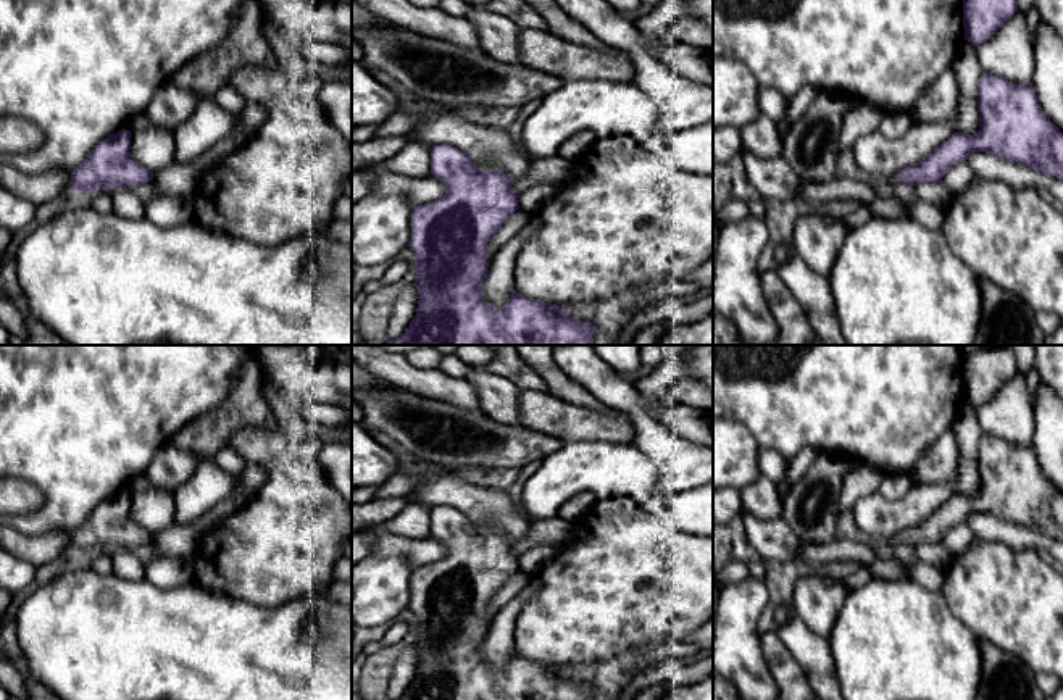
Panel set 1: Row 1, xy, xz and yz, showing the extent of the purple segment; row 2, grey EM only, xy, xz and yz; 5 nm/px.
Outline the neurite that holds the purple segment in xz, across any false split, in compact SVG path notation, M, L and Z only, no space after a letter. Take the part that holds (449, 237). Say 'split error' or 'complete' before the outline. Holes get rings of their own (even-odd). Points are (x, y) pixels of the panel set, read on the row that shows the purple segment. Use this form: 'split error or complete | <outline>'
split error | M453 145L431 147L431 174L440 179L447 192L432 203L413 206L411 239L408 247L415 253L418 308L408 327L397 339L384 345L592 345L595 327L565 313L565 306L527 298L516 290L502 308L486 302L482 282L489 273L487 242L498 227L519 210L513 182L490 165L474 163Z

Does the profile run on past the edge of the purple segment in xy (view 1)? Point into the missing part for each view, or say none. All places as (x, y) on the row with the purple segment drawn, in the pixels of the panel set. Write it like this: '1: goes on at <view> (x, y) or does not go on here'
1: does not go on here

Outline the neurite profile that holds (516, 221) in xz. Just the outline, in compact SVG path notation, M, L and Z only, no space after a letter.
M519 208L498 227L498 231L487 242L487 263L492 261L494 255L506 240L510 240L519 229L527 224L531 216L531 213Z

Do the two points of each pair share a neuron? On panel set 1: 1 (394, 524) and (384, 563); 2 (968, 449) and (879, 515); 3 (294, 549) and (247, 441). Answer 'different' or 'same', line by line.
1: different
2: same
3: same

